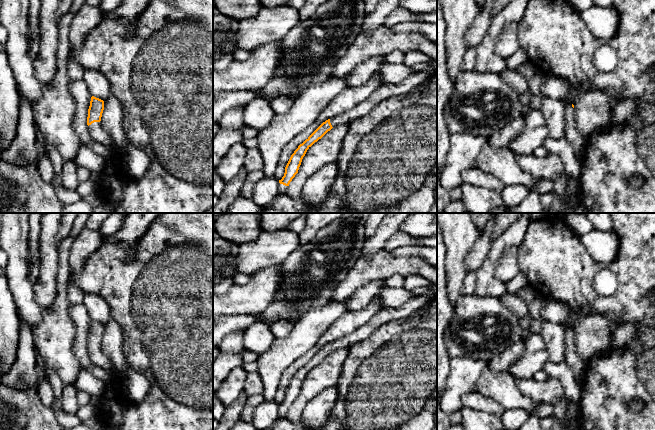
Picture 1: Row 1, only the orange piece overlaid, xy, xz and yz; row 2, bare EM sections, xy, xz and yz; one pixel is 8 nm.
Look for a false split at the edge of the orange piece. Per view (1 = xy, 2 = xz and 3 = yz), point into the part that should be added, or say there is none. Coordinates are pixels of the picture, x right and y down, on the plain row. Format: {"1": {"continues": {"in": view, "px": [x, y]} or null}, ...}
{"1": {"continues": {"in": "xy", "px": [98, 358]}}, "2": {"continues": {"in": "xz", "px": [381, 265]}}, "3": {"continues": {"in": "yz", "px": [577, 365]}}}

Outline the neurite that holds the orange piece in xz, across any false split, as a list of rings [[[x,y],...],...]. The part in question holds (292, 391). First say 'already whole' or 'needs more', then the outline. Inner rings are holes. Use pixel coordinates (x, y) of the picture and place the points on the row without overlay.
needs more; [[[380,252],[362,256],[347,270],[346,278],[341,282],[332,282],[326,290],[329,300],[345,301],[358,288],[375,281],[385,280],[393,275],[420,275],[430,281],[427,295],[413,296],[409,301],[398,308],[381,308],[364,326],[358,328],[349,336],[344,336],[335,342],[323,346],[291,379],[285,397],[279,404],[280,419],[286,418],[287,412],[298,397],[302,383],[307,374],[321,363],[332,352],[340,349],[349,349],[352,345],[366,340],[380,326],[398,319],[406,319],[422,310],[425,305],[437,298],[437,267],[419,256],[393,257],[389,252]]]

